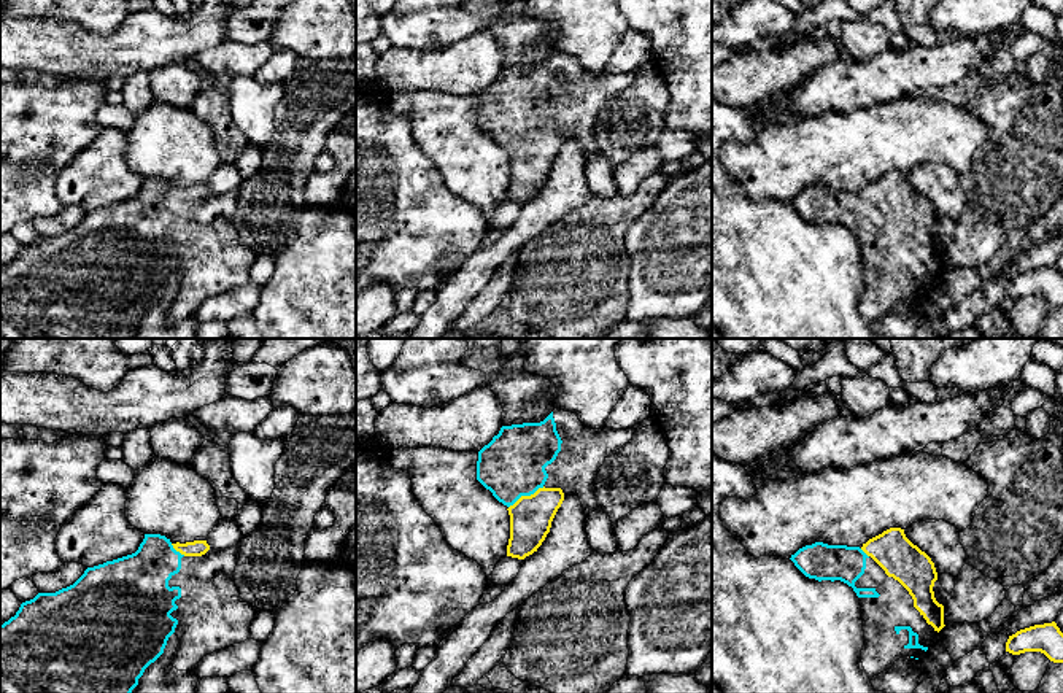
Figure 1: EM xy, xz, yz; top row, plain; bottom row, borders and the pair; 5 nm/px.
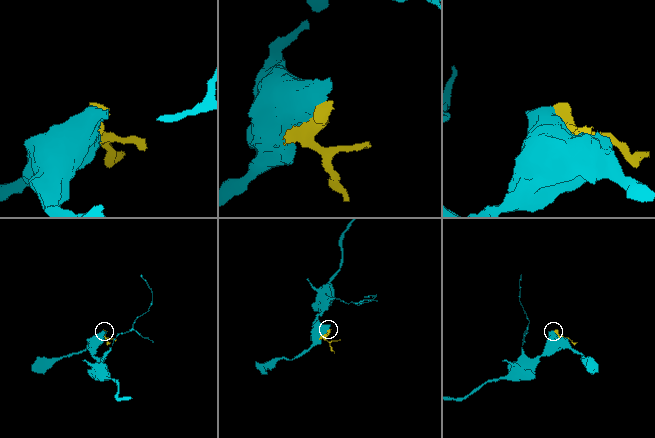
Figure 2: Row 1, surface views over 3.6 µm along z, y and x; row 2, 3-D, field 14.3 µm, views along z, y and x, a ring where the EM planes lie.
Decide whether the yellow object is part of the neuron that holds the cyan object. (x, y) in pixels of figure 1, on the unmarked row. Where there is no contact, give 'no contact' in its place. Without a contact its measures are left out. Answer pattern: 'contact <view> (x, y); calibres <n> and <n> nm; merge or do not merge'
contact xz (526, 139); calibres 320 and 220 nm; merge

